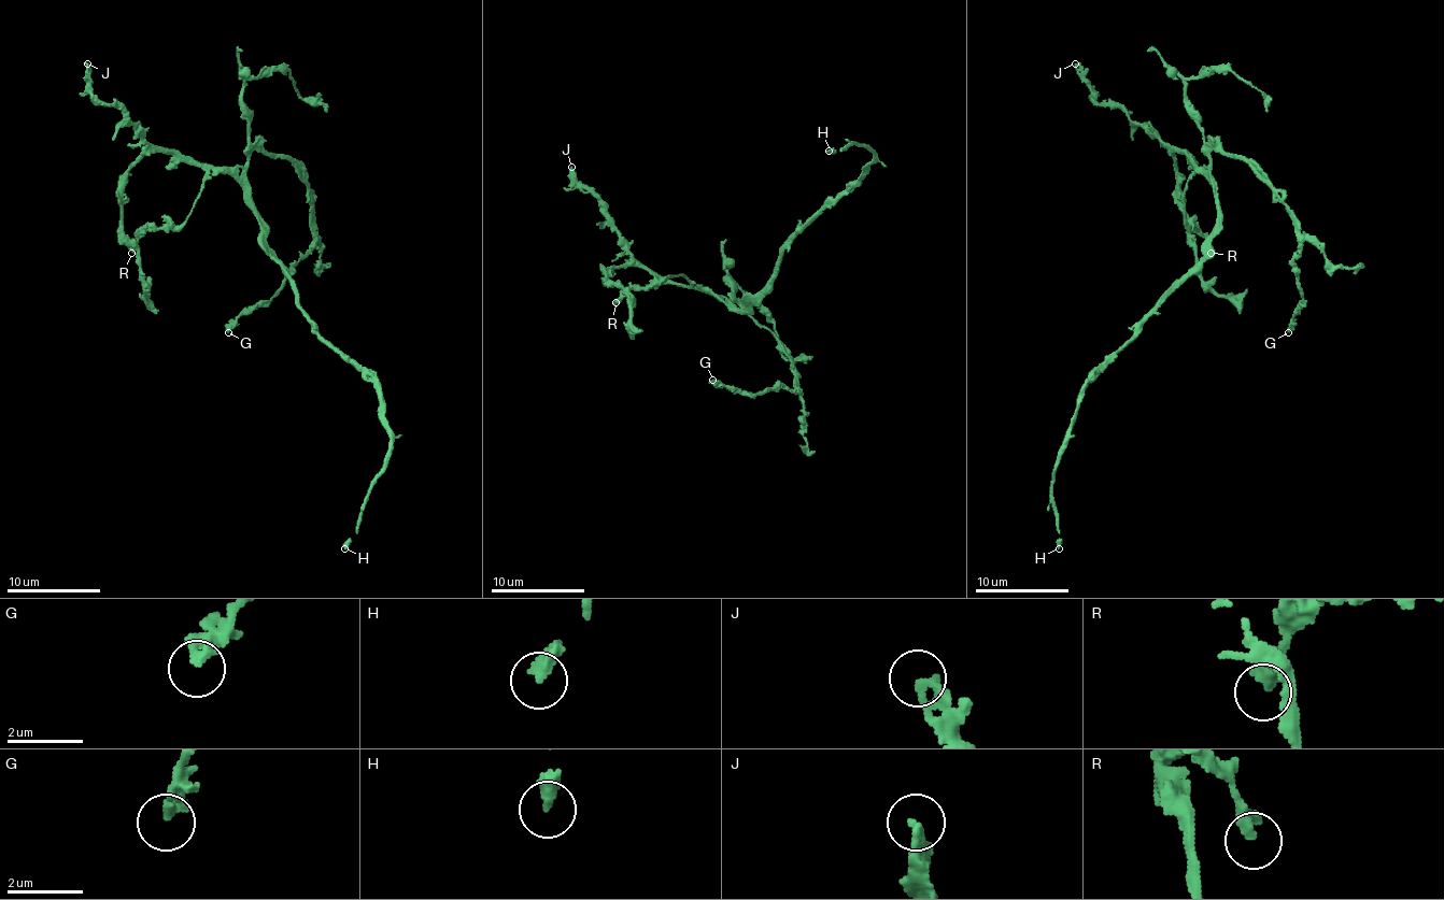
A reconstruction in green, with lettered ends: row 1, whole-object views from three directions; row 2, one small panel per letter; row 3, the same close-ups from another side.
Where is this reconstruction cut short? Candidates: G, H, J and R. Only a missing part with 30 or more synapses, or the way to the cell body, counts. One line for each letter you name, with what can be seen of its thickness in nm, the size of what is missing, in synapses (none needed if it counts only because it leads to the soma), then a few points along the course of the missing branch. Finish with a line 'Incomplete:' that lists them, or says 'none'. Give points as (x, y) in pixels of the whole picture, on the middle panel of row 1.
Incomplete: none

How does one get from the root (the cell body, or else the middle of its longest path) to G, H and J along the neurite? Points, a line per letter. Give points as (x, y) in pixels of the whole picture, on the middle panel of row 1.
G: (752, 298), (740, 310), (731, 302), (780, 342), (792, 361), (796, 391), (778, 385), (740, 394), (712, 380)
H: (752, 298), (775, 274), (787, 244), (874, 159), (864, 145), (858, 143), (850, 143), (840, 151), (829, 151)
J: (752, 298), (740, 310), (735, 310), (707, 291), (661, 282), (632, 256), (604, 206), (576, 183), (571, 167)

